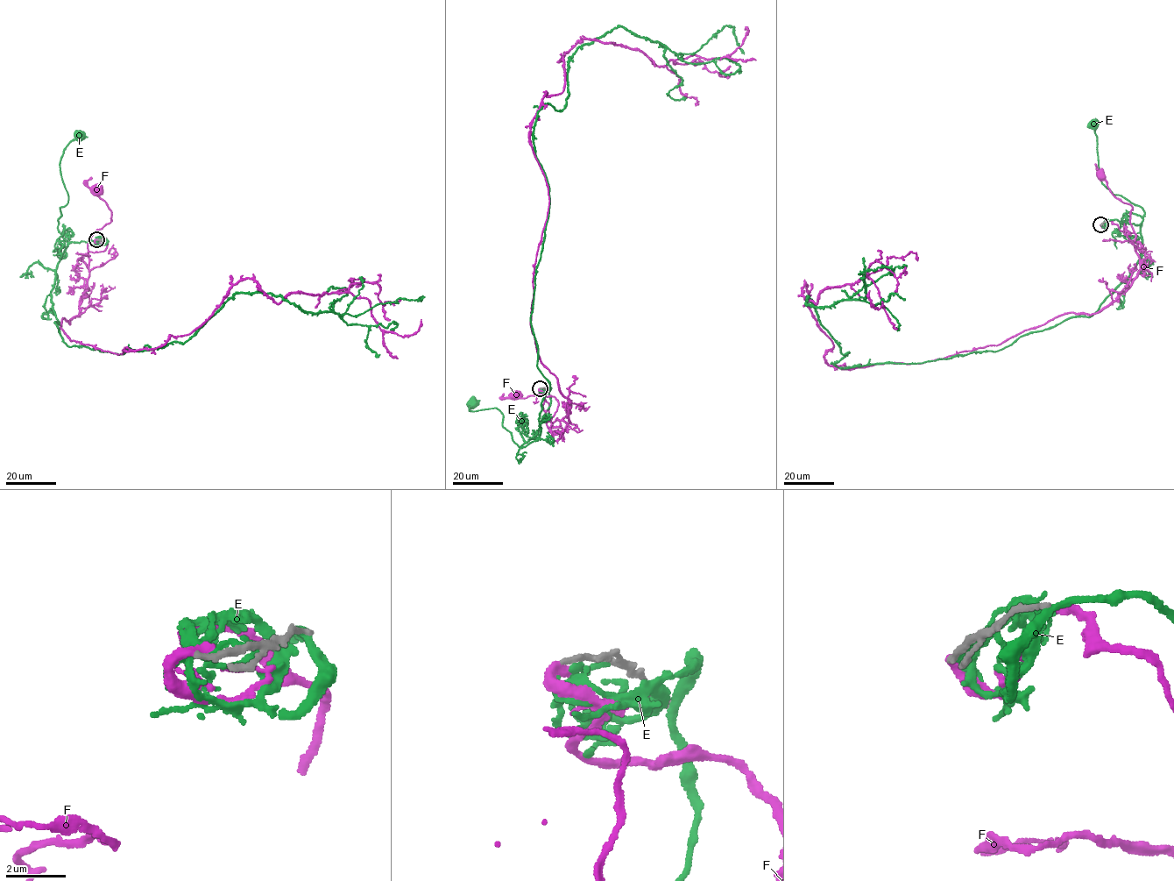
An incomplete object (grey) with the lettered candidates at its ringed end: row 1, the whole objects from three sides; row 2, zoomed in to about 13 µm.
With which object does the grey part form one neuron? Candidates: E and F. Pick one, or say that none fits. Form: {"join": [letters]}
{"join": ["F"]}

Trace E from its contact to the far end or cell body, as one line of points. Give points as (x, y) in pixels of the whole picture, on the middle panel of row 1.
E: (541, 388), (550, 389), (550, 405), (539, 431), (519, 447), (503, 427), (501, 412), (470, 411), (472, 403)

